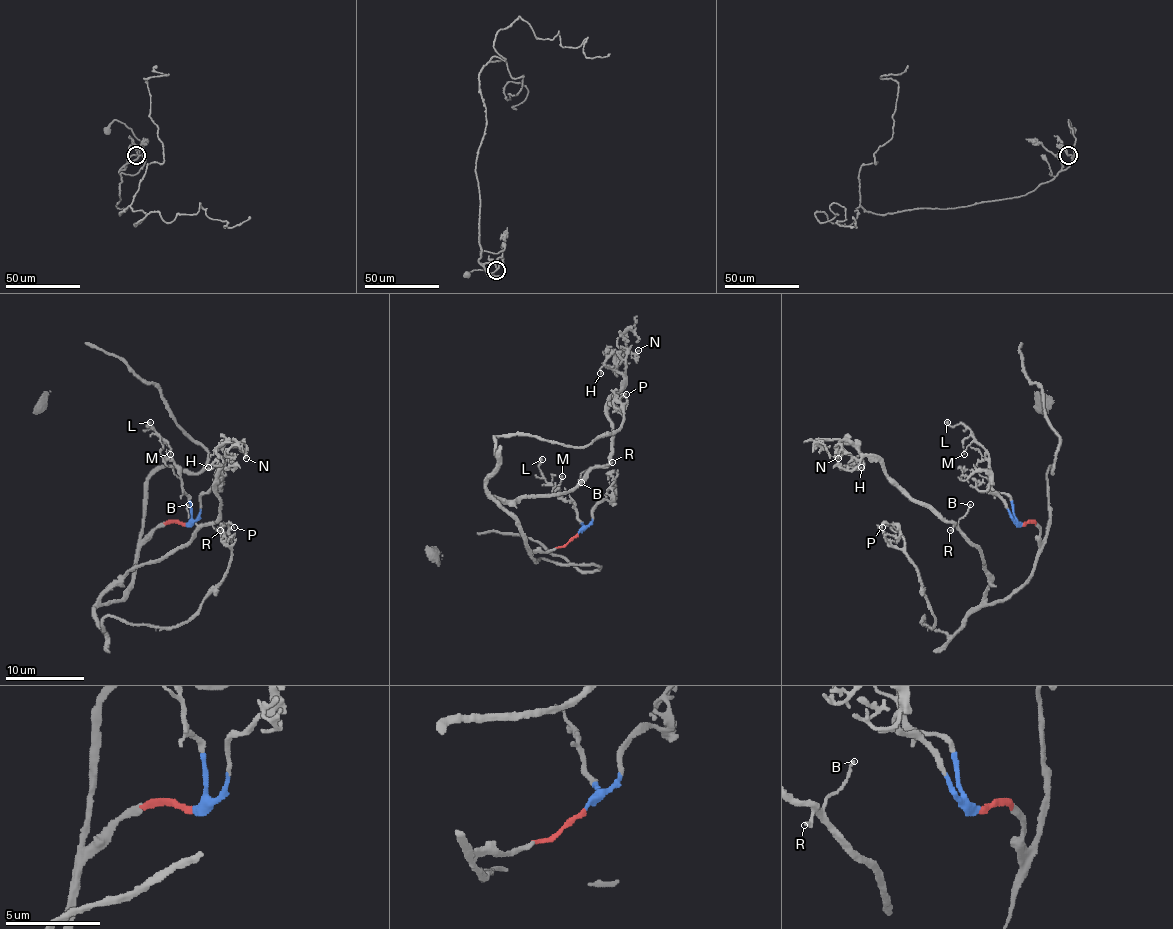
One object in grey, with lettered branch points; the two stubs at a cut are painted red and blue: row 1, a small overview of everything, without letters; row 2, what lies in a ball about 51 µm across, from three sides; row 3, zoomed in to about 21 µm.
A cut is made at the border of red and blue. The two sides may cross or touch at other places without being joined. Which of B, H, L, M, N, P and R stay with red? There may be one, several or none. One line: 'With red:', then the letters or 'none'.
With red: B, H, N, P, R

